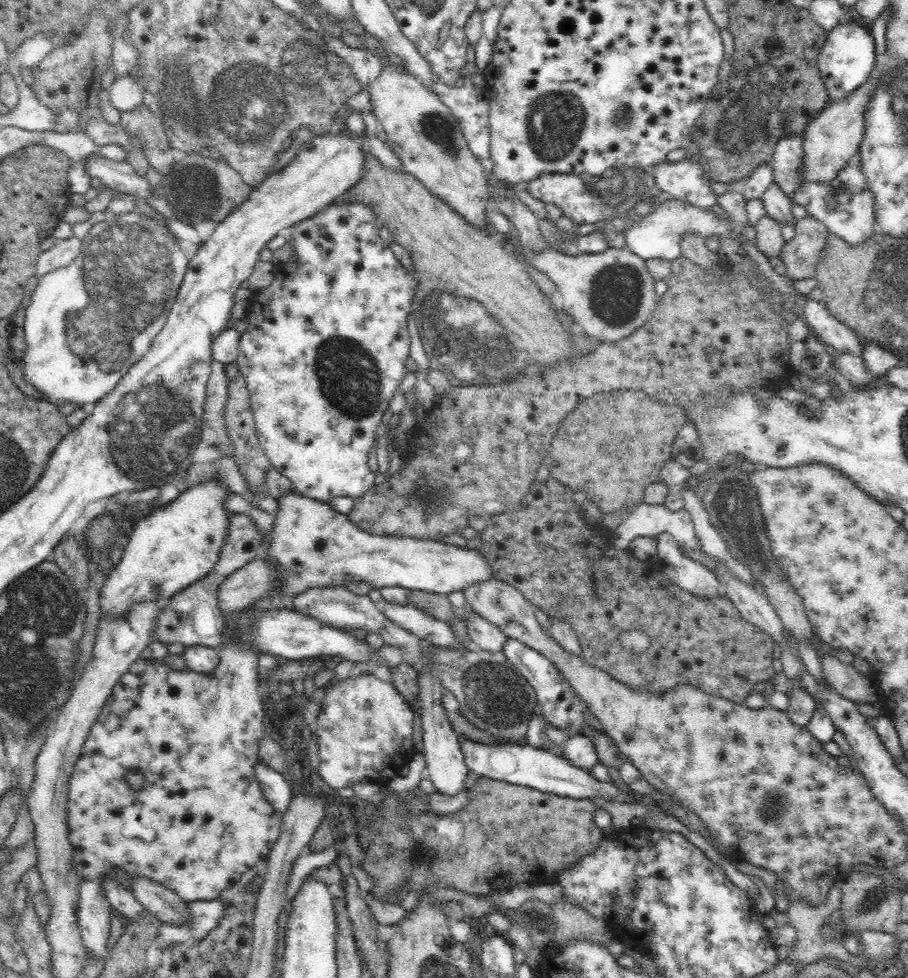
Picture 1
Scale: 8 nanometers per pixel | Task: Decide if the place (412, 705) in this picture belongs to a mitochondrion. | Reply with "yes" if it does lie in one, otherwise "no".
no

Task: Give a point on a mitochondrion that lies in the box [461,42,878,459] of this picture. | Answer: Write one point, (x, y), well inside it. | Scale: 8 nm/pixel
(762, 101)

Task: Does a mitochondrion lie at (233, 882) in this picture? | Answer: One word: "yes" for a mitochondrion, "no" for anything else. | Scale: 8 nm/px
no

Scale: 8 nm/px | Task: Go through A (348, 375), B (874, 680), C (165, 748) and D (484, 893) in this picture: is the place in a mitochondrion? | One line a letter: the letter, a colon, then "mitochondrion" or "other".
A: mitochondrion
B: other
C: other
D: other

